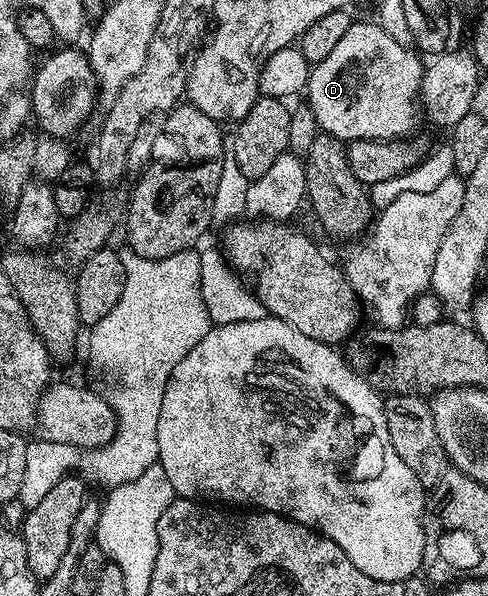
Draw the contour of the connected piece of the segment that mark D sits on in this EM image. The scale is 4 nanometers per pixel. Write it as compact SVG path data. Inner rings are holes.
M354 22L331 55L312 65L307 102L315 114L318 129L340 140L403 140L416 133L413 131L417 128L417 116L419 120L422 71L422 57L412 47L395 42L377 22Z

